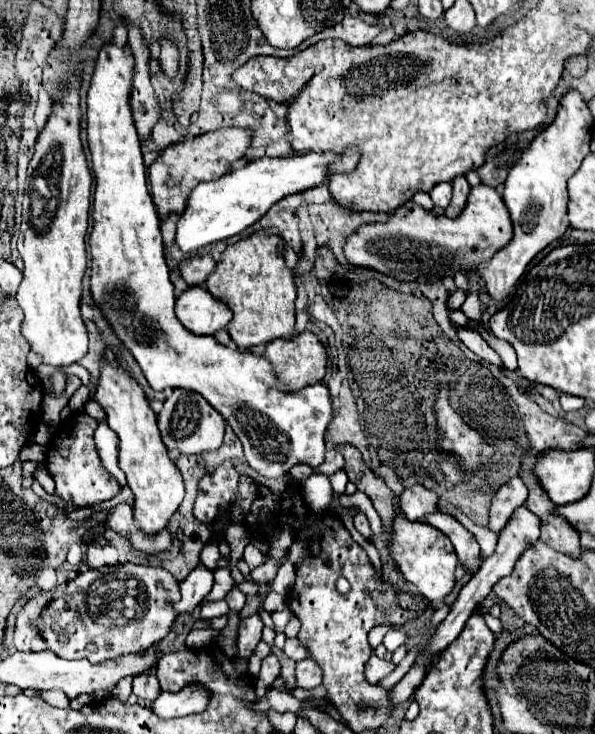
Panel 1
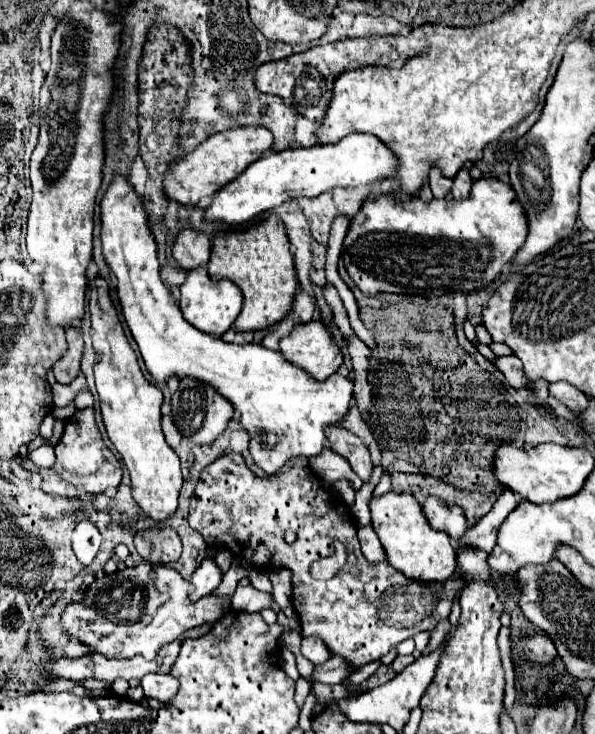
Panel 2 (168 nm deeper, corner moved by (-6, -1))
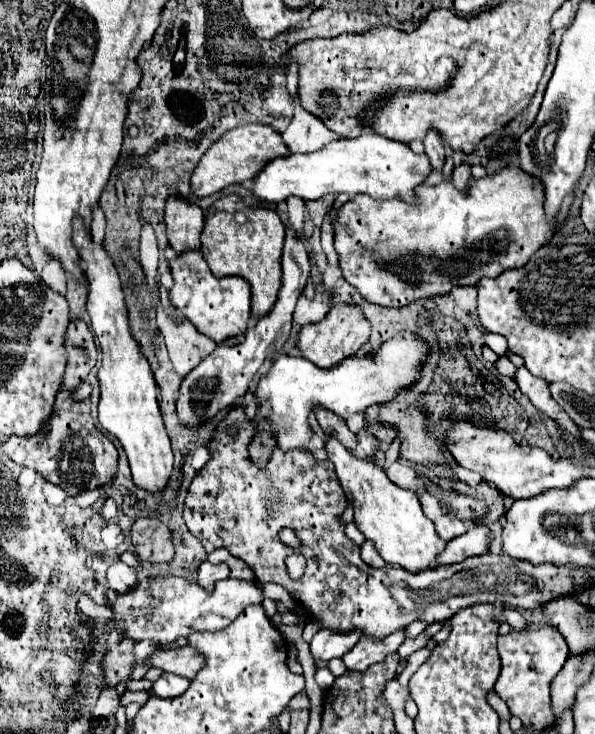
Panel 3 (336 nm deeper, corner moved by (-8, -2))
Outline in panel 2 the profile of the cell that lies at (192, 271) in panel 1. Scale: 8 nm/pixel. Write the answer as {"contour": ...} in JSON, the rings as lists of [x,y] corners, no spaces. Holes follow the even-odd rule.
{"contour":[[[184,229],[178,233],[172,249],[174,259],[184,271],[206,267],[210,261],[210,241],[202,233],[194,233],[192,229]]]}

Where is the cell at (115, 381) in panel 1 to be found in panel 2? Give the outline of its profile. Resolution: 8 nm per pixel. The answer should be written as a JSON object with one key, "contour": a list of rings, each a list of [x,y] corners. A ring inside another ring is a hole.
{"contour":[[[98,277],[92,285],[94,285],[94,291],[90,293],[92,341],[98,353],[98,361],[94,365],[94,377],[100,397],[102,421],[106,425],[110,441],[114,443],[124,465],[128,467],[132,479],[132,497],[152,521],[162,523],[176,511],[178,495],[182,489],[180,459],[166,443],[160,425],[162,391],[150,381],[146,381],[146,377],[142,375],[136,353],[122,331],[116,309],[108,295],[106,281]]]}

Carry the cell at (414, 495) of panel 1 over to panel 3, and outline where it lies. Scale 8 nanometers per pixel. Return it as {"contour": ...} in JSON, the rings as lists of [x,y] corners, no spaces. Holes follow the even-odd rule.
{"contour":[[[444,514],[442,518],[436,520],[436,534],[442,538],[442,540],[452,540],[452,538],[458,538],[466,532],[466,524],[462,524],[462,520],[458,520],[456,516],[450,516],[450,514]]]}

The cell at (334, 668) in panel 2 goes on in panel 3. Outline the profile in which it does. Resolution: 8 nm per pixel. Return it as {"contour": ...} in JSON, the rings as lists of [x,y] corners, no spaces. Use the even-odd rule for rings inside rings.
{"contour":[[[404,630],[392,632],[386,638],[362,636],[362,640],[346,656],[342,656],[342,660],[344,660],[348,670],[364,672],[368,666],[372,666],[376,662],[382,662],[388,654],[396,652],[400,648],[400,644],[404,642],[404,638],[406,638]]]}

